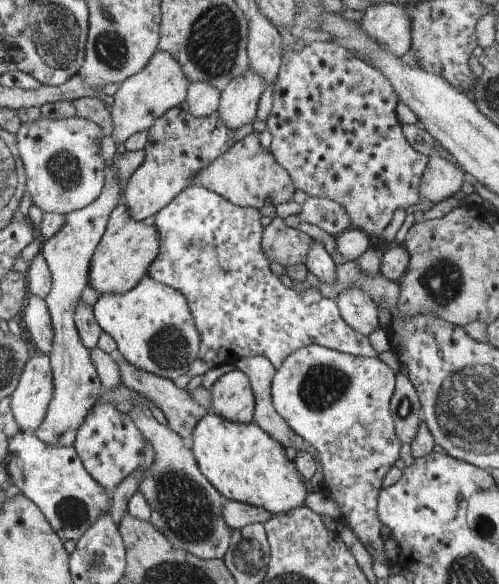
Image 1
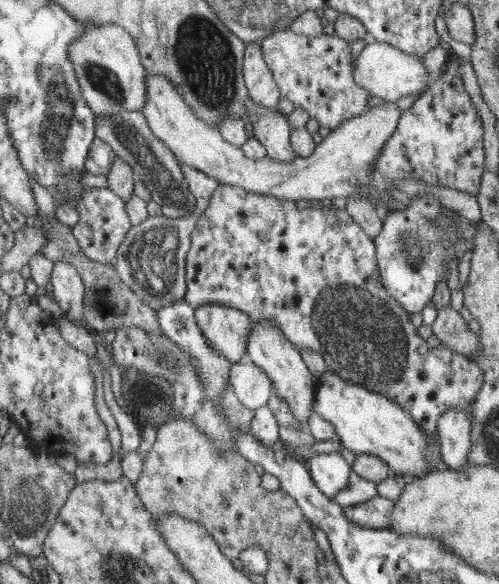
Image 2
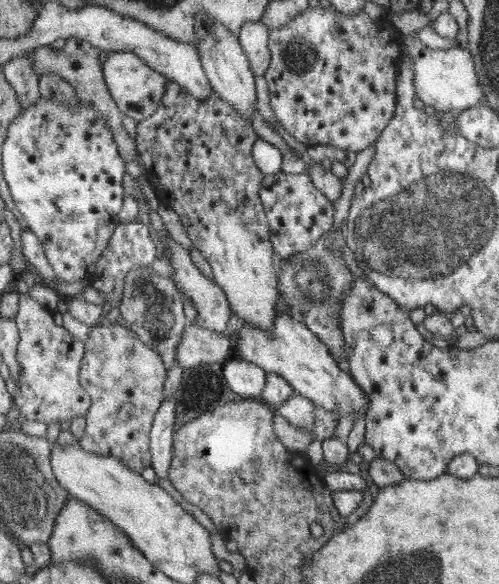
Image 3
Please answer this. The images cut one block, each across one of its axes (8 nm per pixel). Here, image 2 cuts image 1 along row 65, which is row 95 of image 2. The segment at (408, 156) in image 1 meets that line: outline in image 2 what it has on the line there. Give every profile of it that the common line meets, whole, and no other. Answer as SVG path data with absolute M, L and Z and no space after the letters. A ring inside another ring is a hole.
M274 30L260 44L264 60L282 91L282 98L307 110L310 118L315 118L320 126L332 130L340 123L372 110L368 106L371 94L355 84L349 44L336 34L306 37L291 30Z

